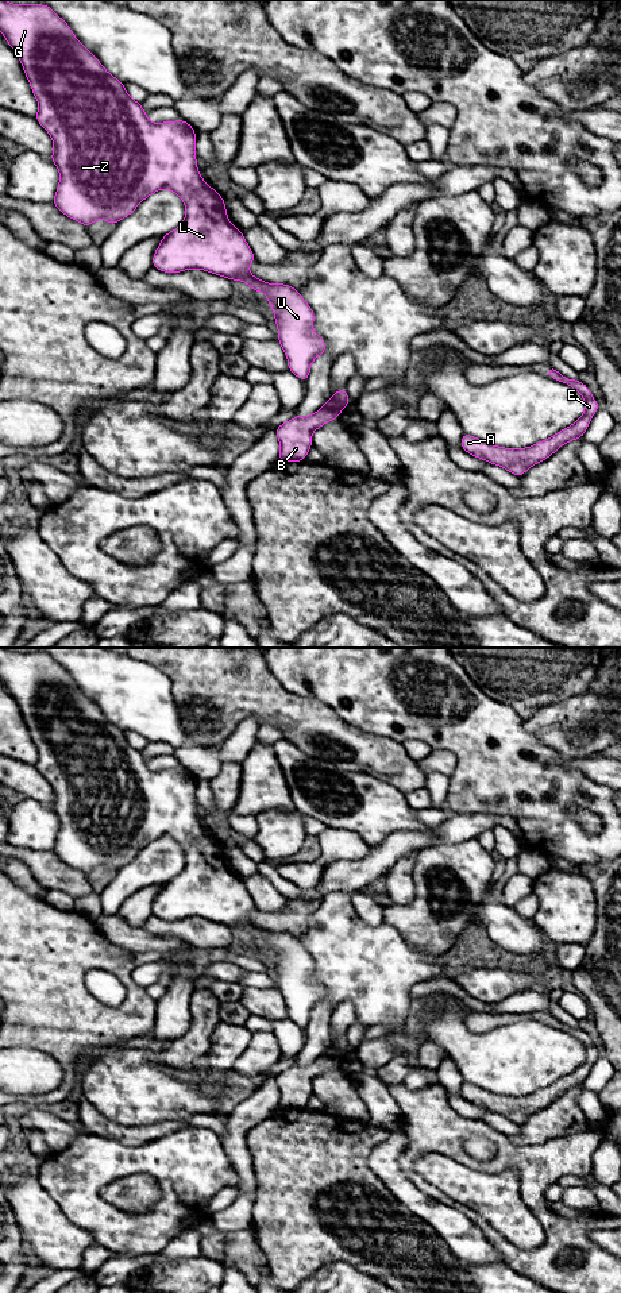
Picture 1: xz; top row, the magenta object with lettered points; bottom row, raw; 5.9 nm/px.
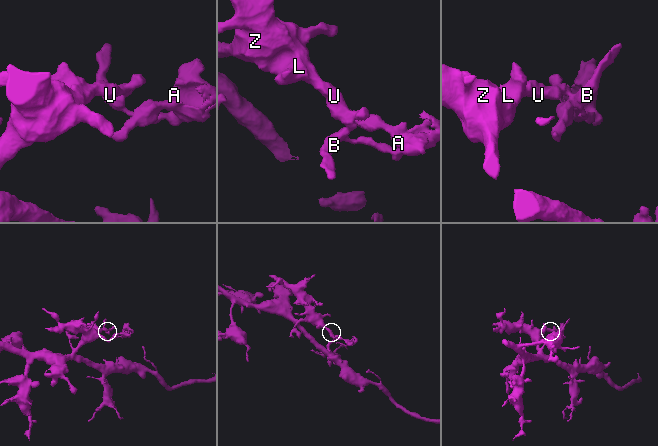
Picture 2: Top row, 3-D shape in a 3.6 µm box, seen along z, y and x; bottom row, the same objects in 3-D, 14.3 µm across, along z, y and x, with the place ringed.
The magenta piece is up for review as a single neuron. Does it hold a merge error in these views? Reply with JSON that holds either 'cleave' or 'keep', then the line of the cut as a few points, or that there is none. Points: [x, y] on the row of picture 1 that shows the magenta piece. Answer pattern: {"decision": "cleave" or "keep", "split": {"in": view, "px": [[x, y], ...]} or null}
{"decision": "cleave", "split": {"in": "xz", "px": [[331, 397], [340, 409]]}}

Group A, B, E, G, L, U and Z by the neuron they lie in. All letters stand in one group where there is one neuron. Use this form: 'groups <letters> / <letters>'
groups A B E / G L U Z

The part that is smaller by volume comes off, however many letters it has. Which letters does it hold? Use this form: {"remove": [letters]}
{"remove": ["A", "B", "E"]}

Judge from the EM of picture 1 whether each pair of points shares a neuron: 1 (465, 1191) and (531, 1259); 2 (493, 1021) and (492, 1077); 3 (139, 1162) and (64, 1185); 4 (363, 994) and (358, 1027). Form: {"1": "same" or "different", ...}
{"1": "different", "2": "different", "3": "same", "4": "different"}

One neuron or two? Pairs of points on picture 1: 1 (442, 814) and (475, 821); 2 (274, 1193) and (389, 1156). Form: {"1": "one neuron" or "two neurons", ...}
{"1": "two neurons", "2": "two neurons"}

